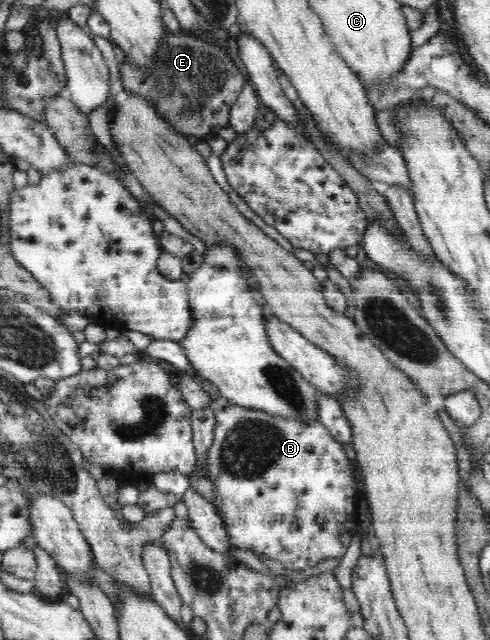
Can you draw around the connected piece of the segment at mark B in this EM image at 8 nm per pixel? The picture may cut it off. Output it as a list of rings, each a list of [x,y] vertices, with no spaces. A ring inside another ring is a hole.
[[[235,404],[217,409],[215,418],[214,438],[207,454],[204,455],[203,472],[205,478],[210,479],[215,485],[217,501],[214,504],[218,505],[219,509],[216,510],[223,519],[231,546],[249,549],[255,554],[266,554],[269,558],[281,562],[285,569],[290,570],[305,570],[311,568],[311,566],[317,566],[319,562],[326,558],[342,557],[350,547],[353,534],[357,532],[359,525],[358,507],[355,506],[355,494],[357,494],[359,486],[355,482],[355,477],[353,477],[350,458],[347,457],[342,445],[331,435],[331,431],[327,430],[327,427],[319,419],[315,423],[303,423],[301,419],[300,422],[297,422],[297,420],[289,420],[278,414],[269,414],[263,410],[248,409]]]

